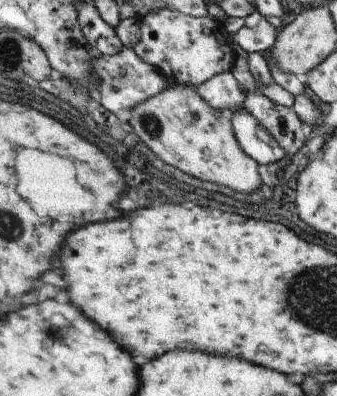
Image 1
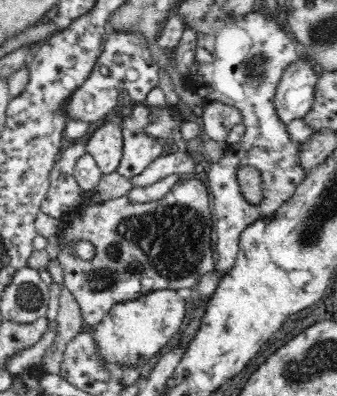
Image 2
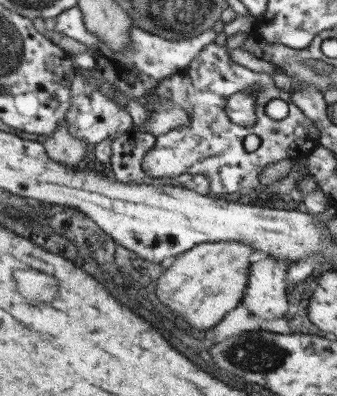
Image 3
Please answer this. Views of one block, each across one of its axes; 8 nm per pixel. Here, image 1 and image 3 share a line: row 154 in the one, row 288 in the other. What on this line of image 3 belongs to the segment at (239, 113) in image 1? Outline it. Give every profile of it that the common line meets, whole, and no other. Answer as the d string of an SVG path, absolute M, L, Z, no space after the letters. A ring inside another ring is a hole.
M253 258L249 284L239 306L247 306L247 310L261 320L283 318L287 314L287 268L289 264L277 262L277 258Z

